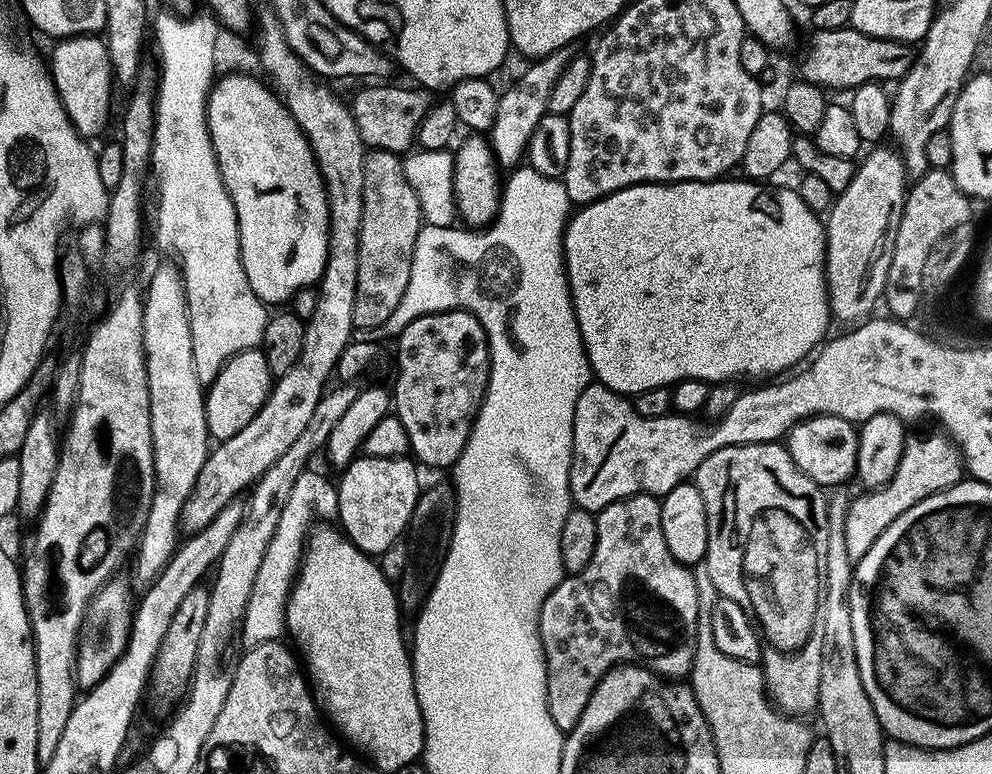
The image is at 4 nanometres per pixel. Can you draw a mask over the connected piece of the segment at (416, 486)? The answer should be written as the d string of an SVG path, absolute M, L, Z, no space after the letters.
M360 454L346 470L339 473L339 527L354 547L376 558L379 557L379 552L386 551L399 536L401 539L405 535L416 500L422 491L420 476L415 467L417 465L411 459L402 456L374 458Z

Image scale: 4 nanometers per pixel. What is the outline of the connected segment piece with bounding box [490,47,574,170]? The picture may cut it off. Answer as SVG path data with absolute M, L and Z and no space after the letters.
M571 47L560 48L549 56L541 56L532 64L505 92L499 93L498 114L490 133L492 155L501 169L511 170L525 159L528 139L538 126L538 122L548 112L548 99L562 74L562 70L571 62L574 52Z

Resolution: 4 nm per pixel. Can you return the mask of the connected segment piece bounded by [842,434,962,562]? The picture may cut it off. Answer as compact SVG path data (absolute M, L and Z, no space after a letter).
M947 435L912 436L904 441L902 456L894 474L883 488L877 488L872 497L860 496L848 508L844 516L844 539L842 545L853 562L864 557L866 550L874 546L874 542L902 514L910 510L922 498L930 498L930 494L946 490L952 484L960 483L962 479L962 457Z

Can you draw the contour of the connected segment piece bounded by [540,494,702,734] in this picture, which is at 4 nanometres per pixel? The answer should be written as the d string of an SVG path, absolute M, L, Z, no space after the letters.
M641 494L616 500L595 513L598 542L590 562L580 572L568 574L540 607L540 641L546 662L546 698L550 718L567 734L580 721L592 692L609 668L637 658L645 661L668 656L696 632L696 619L701 619L700 592L692 577L691 567L679 564L666 550L662 538L662 514L657 497Z

